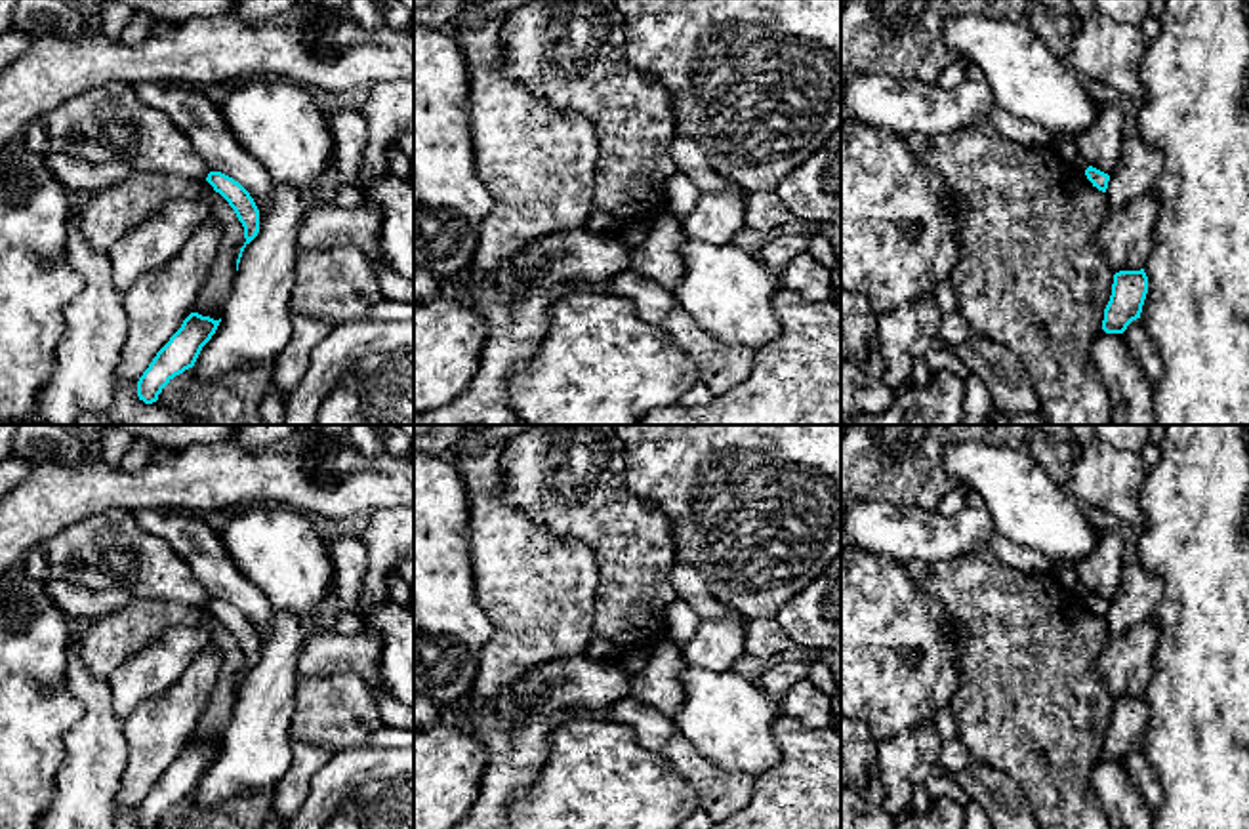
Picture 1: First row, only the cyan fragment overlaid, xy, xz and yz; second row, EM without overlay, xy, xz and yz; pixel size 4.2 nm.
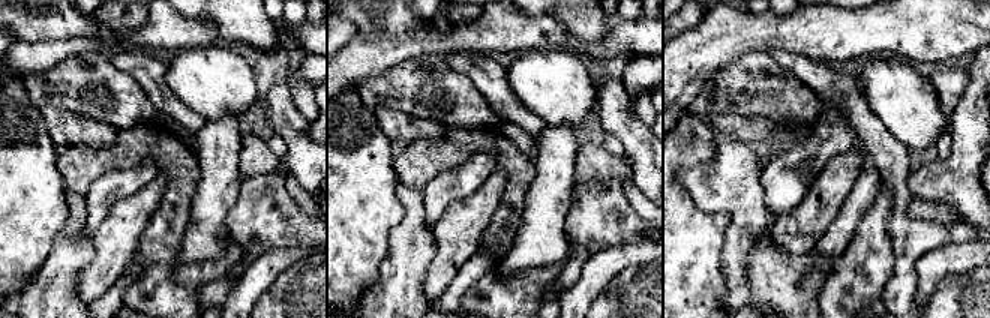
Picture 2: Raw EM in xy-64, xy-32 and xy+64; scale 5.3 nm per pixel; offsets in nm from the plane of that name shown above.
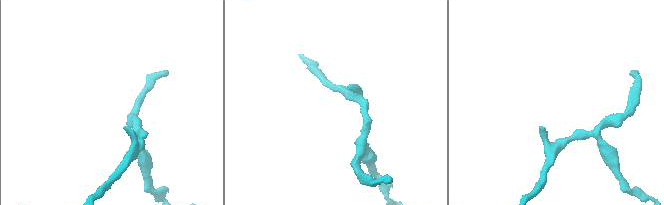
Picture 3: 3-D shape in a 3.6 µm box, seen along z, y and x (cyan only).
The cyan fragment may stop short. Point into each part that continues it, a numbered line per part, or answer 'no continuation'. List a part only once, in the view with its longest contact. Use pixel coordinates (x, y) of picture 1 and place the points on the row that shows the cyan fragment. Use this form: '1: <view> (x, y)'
no continuation

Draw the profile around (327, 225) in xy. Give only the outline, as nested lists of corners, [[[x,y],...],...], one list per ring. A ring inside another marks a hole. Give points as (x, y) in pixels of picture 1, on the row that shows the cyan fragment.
[[[362,194],[353,210],[339,208],[334,200],[318,202],[305,212],[297,233],[299,250],[326,250],[336,246],[357,246],[370,267],[376,269],[389,259],[379,246],[381,208]]]

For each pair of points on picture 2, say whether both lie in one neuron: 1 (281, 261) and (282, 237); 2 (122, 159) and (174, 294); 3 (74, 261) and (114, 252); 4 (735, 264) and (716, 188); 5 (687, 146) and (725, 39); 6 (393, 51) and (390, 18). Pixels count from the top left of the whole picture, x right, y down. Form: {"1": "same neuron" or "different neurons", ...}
{"1": "different neurons", "2": "same neuron", "3": "different neurons", "4": "same neuron", "5": "different neurons", "6": "different neurons"}

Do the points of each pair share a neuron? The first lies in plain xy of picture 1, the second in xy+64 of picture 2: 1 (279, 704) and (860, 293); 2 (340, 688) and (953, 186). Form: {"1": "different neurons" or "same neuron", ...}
{"1": "same neuron", "2": "different neurons"}

